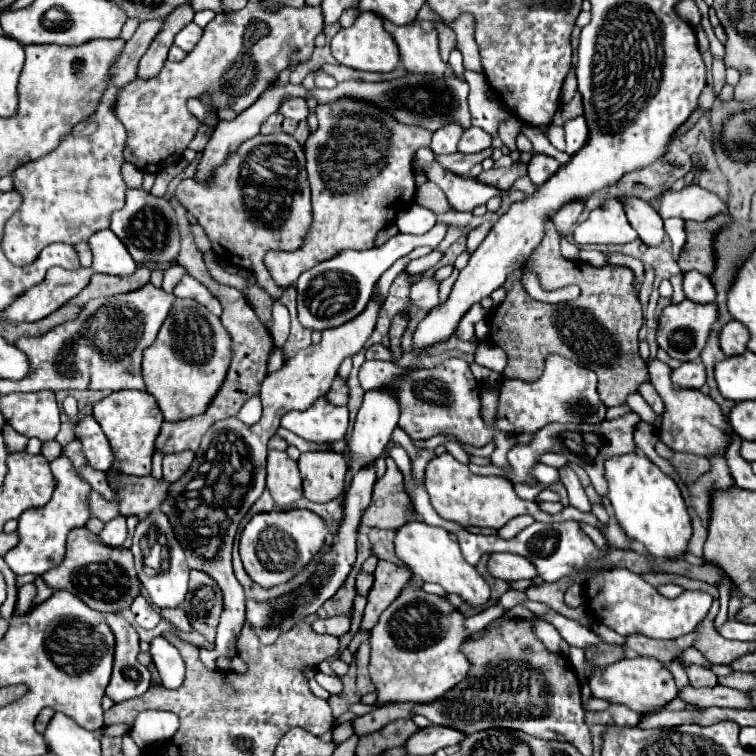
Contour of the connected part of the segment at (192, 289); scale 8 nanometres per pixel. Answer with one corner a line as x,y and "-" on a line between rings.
184,275
182,281
174,287
174,295
176,297
188,297
188,299
194,299
198,301
200,305
204,305
208,311
212,311
214,315
220,315
222,313
222,307
220,307
220,301
218,297
214,297
206,285
202,285
198,279
190,277
190,275

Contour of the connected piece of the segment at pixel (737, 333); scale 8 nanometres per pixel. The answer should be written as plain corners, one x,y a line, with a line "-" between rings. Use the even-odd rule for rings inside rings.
730,321
720,331
720,347
722,347
722,351
726,355
740,355
740,353
744,353
748,339
750,339
748,329
740,321

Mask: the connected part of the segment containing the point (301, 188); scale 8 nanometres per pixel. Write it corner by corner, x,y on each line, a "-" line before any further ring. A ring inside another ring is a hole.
276,131
272,135
256,135
244,141
234,155
230,155
216,171
216,183
212,187
200,187
192,179
184,179
174,197
186,205
186,209
196,217
206,235
212,241
216,257
224,265
234,265
248,273
254,273
256,283
268,291
272,299
280,299
288,289
278,287
264,265
264,255
268,251
296,251
304,245
308,229
312,225
312,207
310,207
310,187
306,177
306,159
302,145
288,133

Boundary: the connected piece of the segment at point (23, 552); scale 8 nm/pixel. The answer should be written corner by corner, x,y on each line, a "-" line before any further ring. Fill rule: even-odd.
58,455
50,463
50,469
54,479
58,481
52,499
44,507
26,509
18,517
18,545
4,555
4,561
16,575
24,575
24,573
44,575
48,569
60,565
66,553
66,535
74,527
84,527
86,521
92,517
90,503
88,503
92,487
86,479
80,477
72,461
66,455

